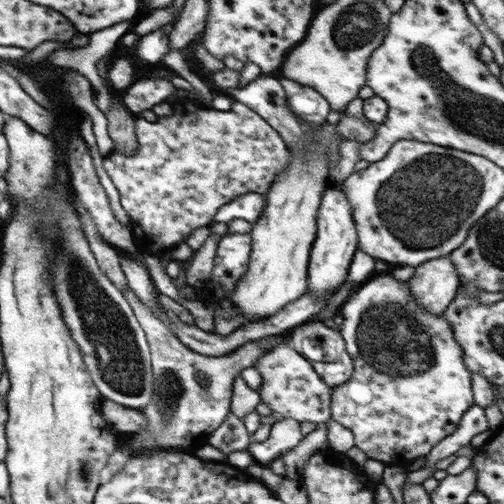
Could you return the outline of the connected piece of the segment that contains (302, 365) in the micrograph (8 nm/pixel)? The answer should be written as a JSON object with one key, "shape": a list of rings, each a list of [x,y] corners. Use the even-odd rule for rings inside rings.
{"shape":[[[279,344],[265,356],[256,360],[253,365],[262,377],[262,387],[259,389],[261,401],[272,410],[272,416],[277,421],[292,418],[298,422],[314,422],[316,425],[326,423],[331,419],[331,388],[320,379],[308,359],[298,354],[290,344]]]}

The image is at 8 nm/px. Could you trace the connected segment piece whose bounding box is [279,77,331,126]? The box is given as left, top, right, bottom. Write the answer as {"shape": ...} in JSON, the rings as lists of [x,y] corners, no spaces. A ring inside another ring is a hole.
{"shape":[[[279,78],[287,96],[287,105],[290,110],[308,126],[322,126],[326,116],[330,114],[329,102],[313,88],[299,82]]]}

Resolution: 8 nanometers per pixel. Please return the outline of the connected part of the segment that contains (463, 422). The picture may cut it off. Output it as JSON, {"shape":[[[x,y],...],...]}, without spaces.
{"shape":[[[474,404],[462,416],[456,430],[446,438],[443,438],[434,448],[425,456],[424,469],[432,470],[437,462],[452,456],[454,452],[460,450],[463,446],[470,445],[470,440],[480,432],[489,430],[489,422],[485,416],[485,410]]]}

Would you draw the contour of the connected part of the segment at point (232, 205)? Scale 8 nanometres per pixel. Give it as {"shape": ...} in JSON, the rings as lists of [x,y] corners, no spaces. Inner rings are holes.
{"shape":[[[257,192],[236,197],[233,201],[222,205],[216,214],[217,222],[225,222],[227,225],[231,220],[244,219],[254,224],[262,214],[262,209],[266,204],[266,197]]]}

